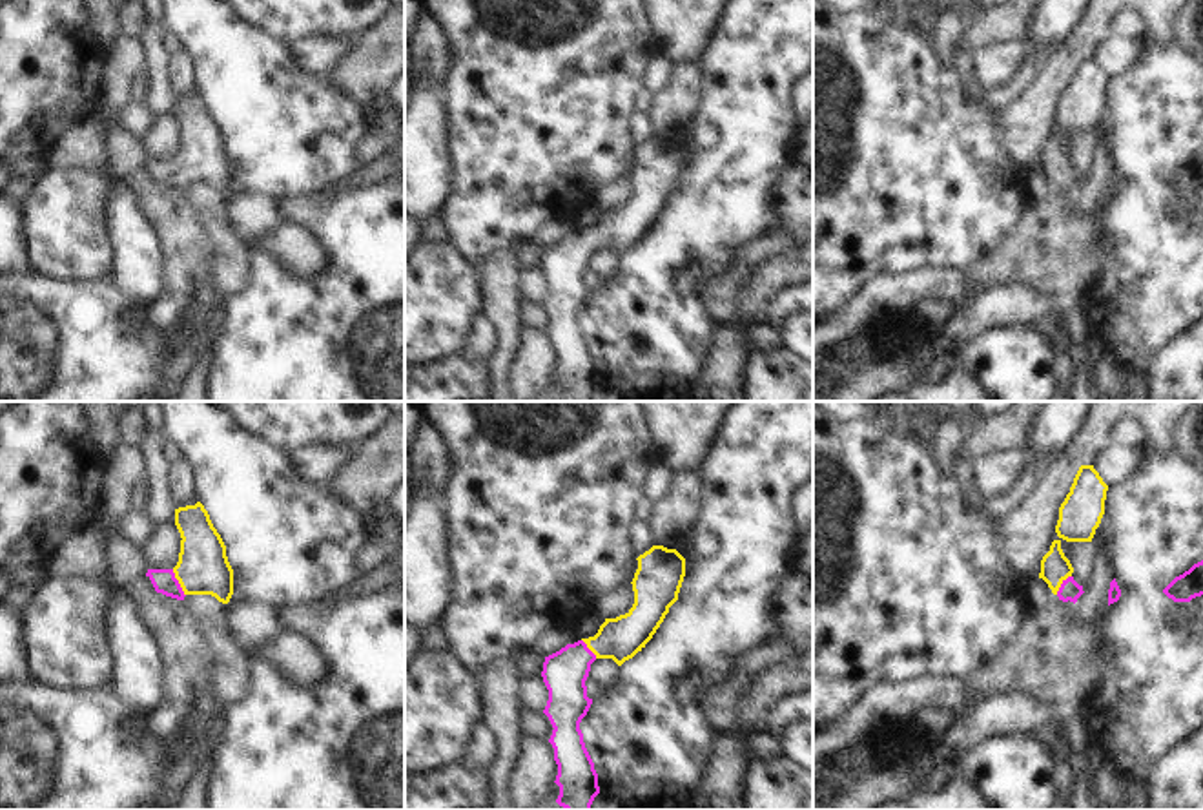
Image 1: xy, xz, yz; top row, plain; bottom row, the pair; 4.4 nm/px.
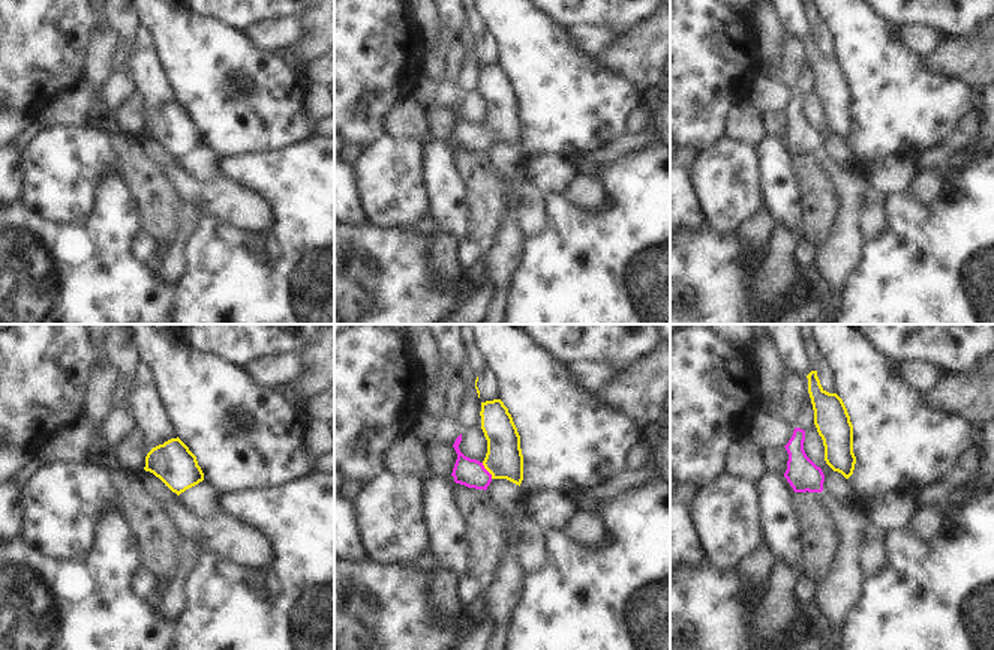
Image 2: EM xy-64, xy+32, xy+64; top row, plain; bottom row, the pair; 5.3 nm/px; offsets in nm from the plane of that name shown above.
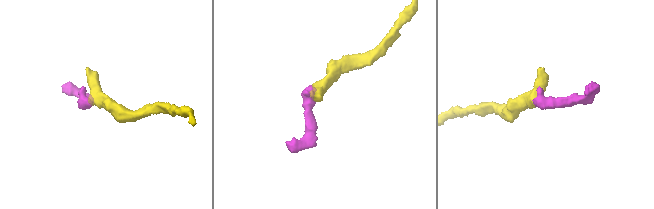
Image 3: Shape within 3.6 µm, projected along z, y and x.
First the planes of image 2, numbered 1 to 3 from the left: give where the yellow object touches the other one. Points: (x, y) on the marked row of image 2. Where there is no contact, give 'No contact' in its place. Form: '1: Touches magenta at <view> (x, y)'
1: No contact
2: Touches magenta at xy+32 (486, 470)
3: No contact

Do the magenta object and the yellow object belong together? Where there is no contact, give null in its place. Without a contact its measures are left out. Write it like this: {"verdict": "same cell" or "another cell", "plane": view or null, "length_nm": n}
{"verdict": "same cell", "plane": "xy", "length_nm": 130}

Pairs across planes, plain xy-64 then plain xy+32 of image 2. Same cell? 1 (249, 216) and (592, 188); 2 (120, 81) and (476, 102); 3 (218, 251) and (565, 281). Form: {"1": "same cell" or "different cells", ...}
{"1": "same cell", "2": "different cells", "3": "same cell"}

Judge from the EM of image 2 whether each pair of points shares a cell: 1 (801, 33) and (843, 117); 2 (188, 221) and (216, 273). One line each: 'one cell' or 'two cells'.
1: one cell
2: two cells

